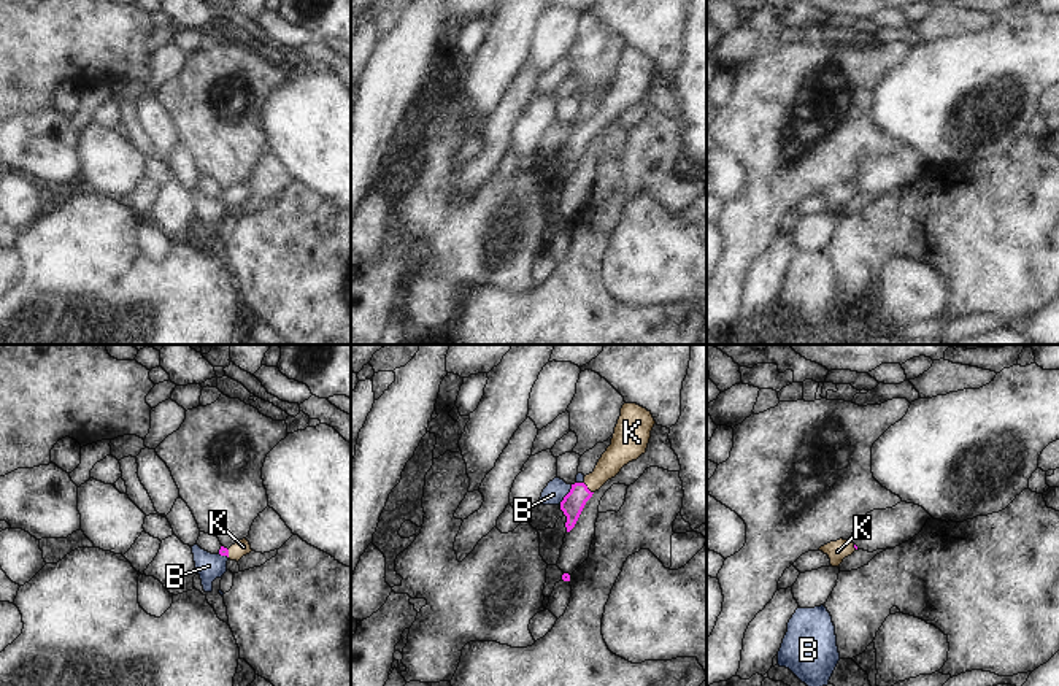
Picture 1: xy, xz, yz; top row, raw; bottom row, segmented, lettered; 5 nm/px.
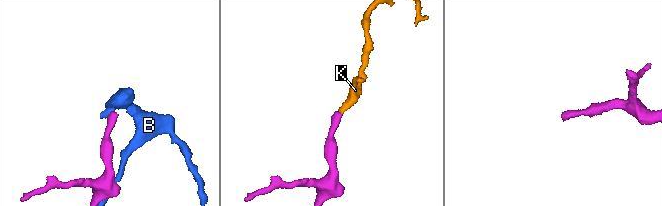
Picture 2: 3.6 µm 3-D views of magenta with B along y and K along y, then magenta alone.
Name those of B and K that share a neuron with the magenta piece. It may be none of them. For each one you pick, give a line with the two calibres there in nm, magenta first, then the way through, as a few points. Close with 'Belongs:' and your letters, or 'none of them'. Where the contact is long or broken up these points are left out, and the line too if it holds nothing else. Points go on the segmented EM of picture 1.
K: Thickness 120 nm (magenta) against 140 nm. Path across: xz (572, 505), (586, 488), (619, 453)
Belongs: K

